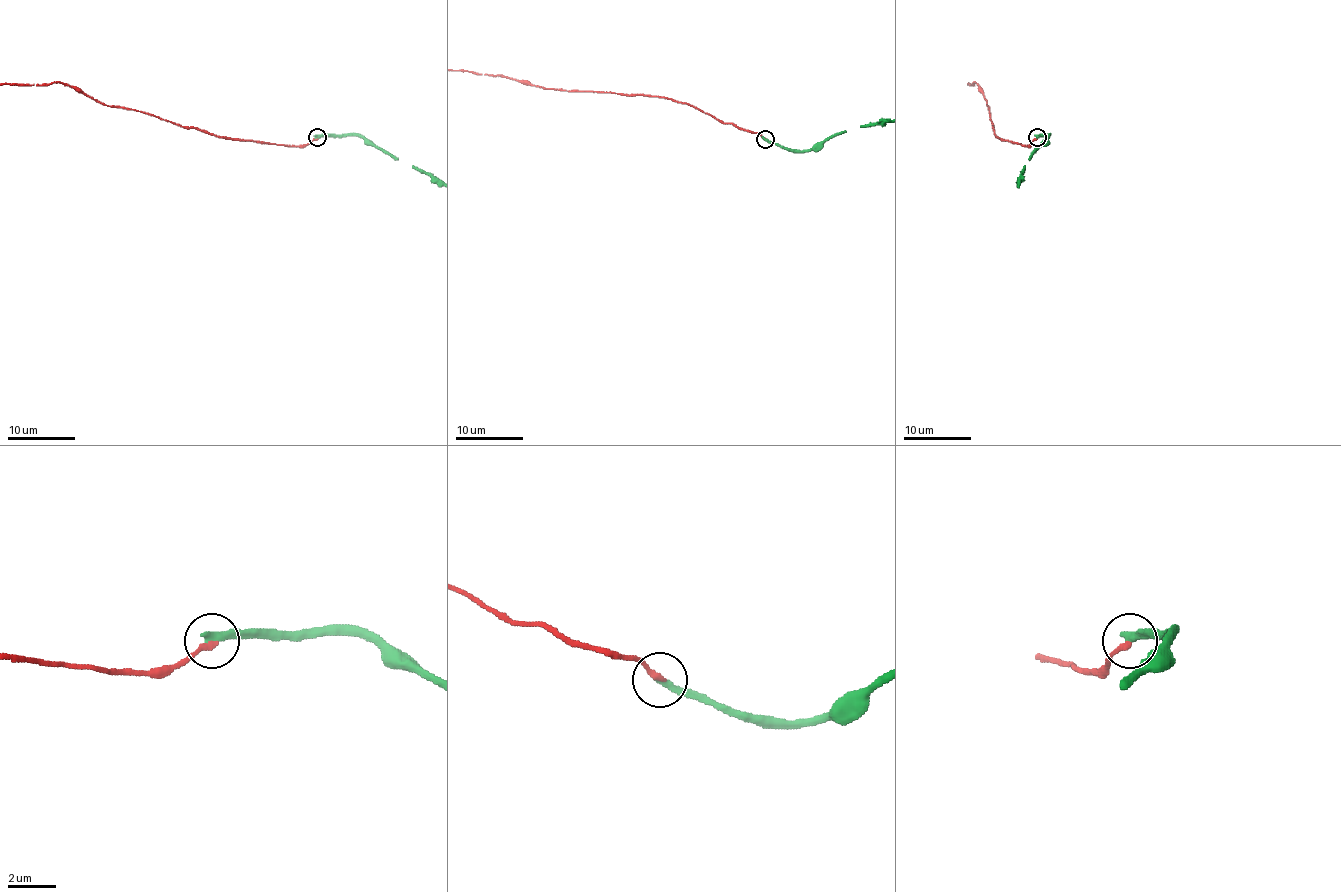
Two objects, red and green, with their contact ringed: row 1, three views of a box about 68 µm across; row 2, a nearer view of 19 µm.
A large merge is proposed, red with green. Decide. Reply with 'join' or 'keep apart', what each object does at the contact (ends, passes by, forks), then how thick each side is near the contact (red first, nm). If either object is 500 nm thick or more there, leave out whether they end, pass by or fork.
keep apart; red ends there; green ends there; 220 nm thick on the red side, 360 nm on the other

